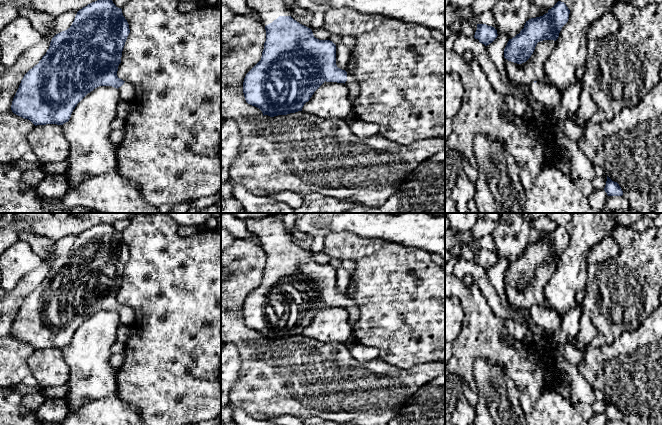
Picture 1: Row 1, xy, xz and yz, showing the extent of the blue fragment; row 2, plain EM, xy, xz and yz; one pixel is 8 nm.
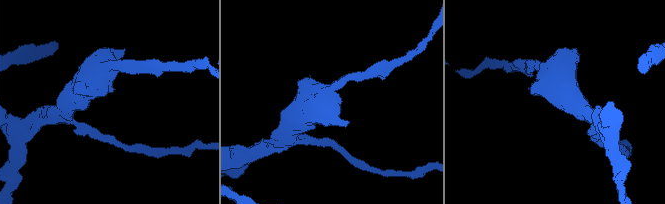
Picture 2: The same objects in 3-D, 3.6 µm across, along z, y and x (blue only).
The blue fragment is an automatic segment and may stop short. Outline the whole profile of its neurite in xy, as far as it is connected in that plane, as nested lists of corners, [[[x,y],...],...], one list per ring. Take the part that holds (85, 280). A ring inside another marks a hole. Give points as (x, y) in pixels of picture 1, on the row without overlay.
[[[97,224],[80,233],[72,249],[52,262],[46,278],[37,289],[24,299],[12,325],[12,336],[30,344],[35,350],[46,348],[63,349],[69,345],[77,328],[99,310],[117,312],[120,321],[124,325],[129,329],[133,327],[136,321],[134,310],[117,300],[122,275],[129,257],[129,248],[123,240],[122,233],[118,232],[112,224]]]

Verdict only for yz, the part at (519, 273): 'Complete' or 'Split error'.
Complete

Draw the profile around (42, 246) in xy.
[[[20,228],[18,230],[18,237],[20,240],[28,243],[34,253],[37,254],[42,260],[52,256],[54,245],[53,240],[25,228]]]

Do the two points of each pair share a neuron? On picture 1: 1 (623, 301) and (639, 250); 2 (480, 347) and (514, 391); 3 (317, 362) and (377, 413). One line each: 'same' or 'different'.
1: same
2: different
3: same

